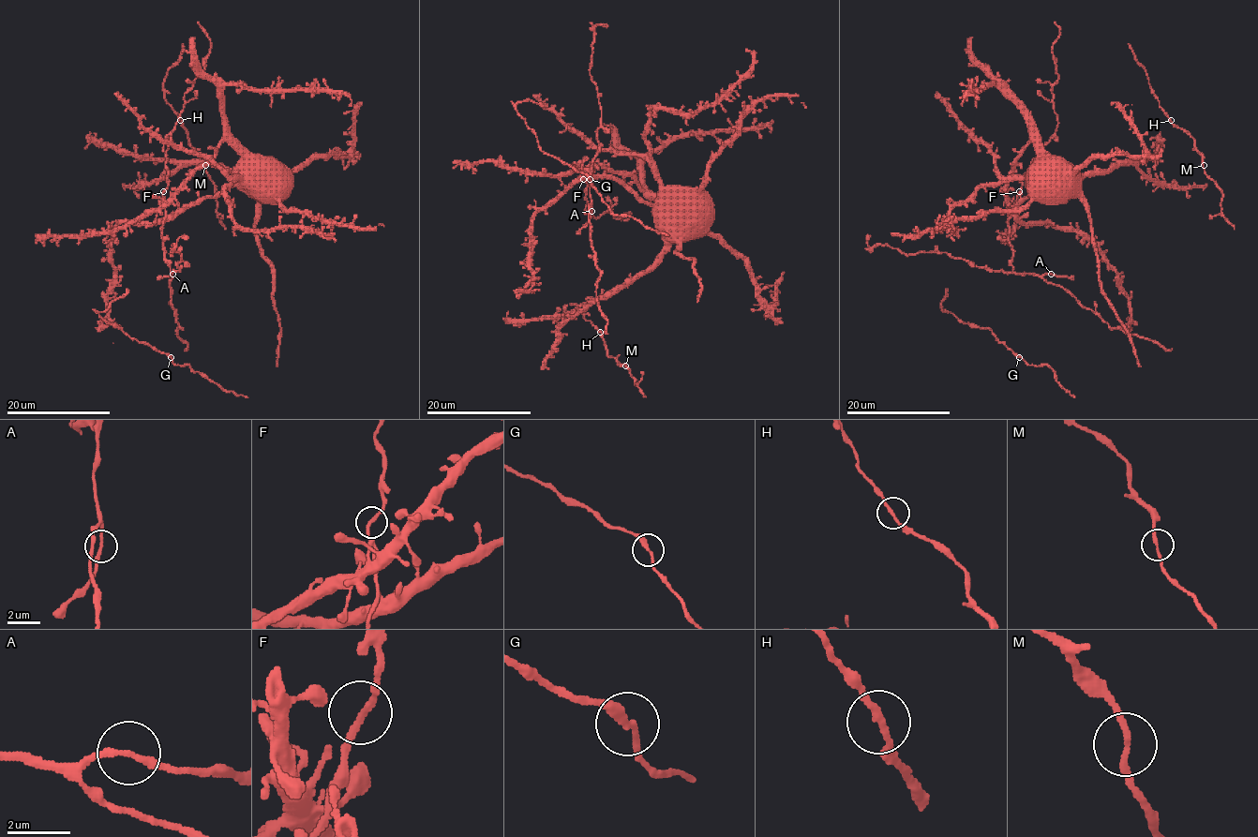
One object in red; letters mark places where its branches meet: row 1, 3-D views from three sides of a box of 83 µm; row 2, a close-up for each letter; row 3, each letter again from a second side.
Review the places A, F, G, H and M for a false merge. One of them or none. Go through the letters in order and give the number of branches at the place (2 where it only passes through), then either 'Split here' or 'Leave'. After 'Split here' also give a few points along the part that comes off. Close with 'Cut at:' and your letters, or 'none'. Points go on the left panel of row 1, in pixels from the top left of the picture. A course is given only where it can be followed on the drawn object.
A: Branches: 2. Leave
F: Branches: 2. Leave
G: Branches: 2. Leave
H: Branches: 2. Leave
M: Branches: 2. Leave
Cut at: none

